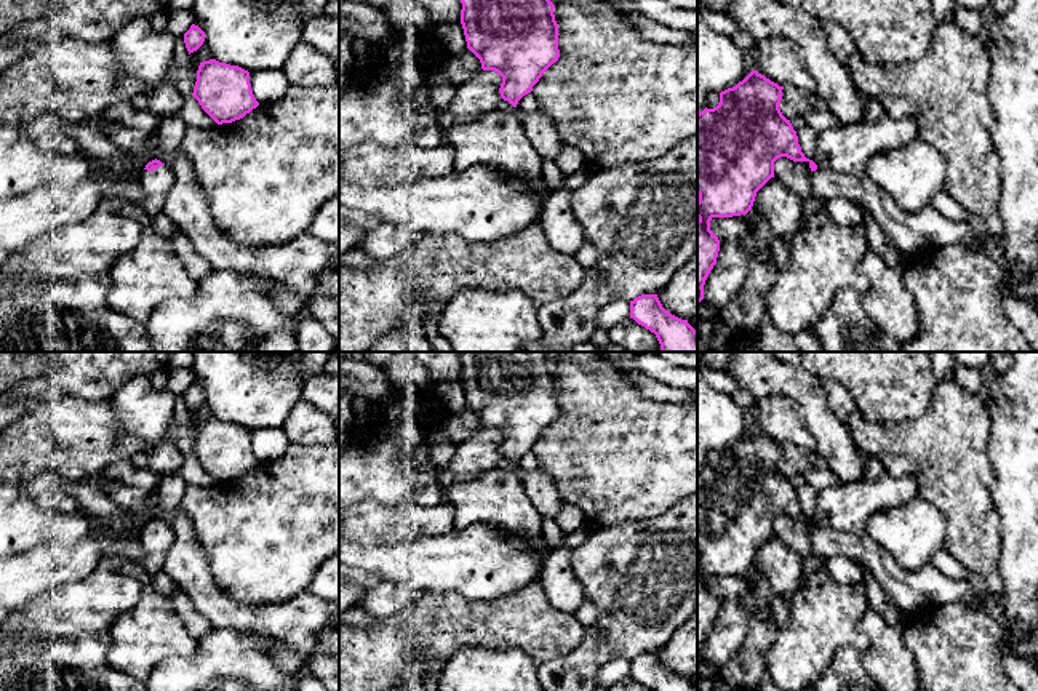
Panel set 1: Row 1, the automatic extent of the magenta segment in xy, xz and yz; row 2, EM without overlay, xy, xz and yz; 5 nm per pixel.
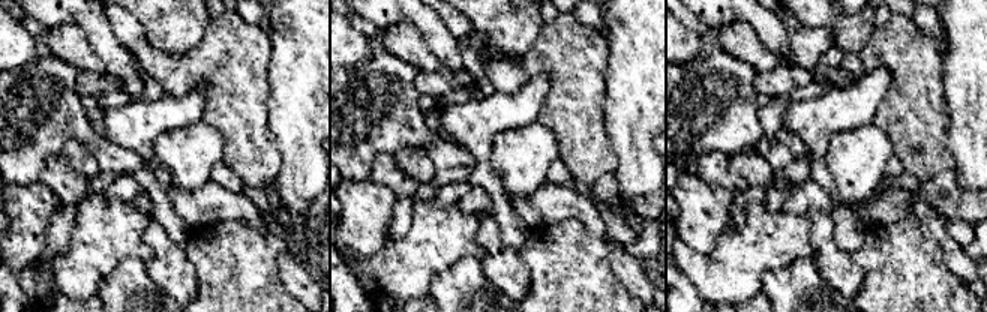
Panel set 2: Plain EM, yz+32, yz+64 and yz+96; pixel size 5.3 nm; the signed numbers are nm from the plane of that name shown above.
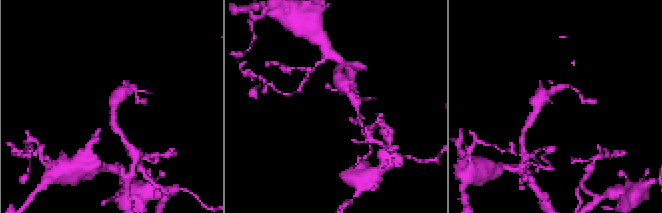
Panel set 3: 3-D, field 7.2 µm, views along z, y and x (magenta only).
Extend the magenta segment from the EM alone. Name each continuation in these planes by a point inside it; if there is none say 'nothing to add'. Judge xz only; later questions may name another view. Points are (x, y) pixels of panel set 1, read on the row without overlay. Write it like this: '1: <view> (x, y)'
nothing to add

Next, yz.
1: yz (926, 589)

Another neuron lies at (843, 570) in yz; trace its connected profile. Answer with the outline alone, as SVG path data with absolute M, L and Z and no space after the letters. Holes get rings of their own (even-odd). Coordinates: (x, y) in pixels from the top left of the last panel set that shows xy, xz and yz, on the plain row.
M846 555L827 558L824 563L824 571L836 584L862 584L865 577L864 565L859 560L852 560Z

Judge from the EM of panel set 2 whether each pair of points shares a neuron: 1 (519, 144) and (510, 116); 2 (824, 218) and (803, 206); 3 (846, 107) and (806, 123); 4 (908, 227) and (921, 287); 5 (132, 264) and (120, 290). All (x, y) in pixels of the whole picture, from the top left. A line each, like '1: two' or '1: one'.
1: two
2: two
3: one
4: one
5: one

